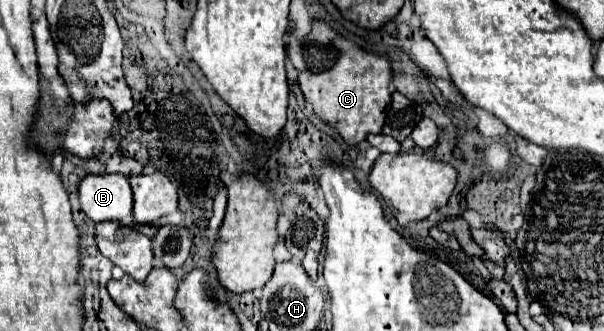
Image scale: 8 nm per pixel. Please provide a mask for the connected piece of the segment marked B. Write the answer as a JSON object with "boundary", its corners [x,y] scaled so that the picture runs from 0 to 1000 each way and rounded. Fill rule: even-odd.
{"boundary":[[[202,523],[142,529],[129,559],[136,637],[156,668],[215,668],[219,583],[212,535]]]}

